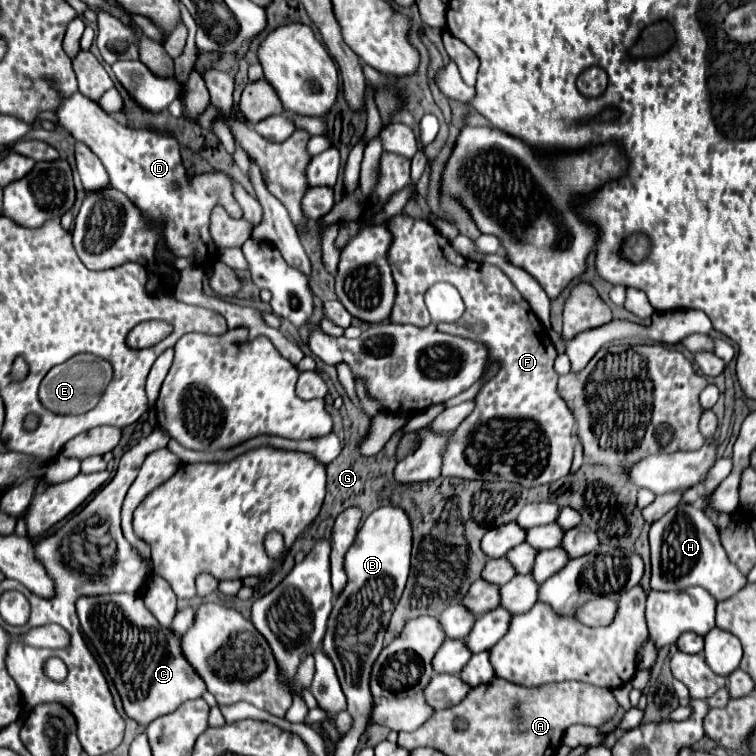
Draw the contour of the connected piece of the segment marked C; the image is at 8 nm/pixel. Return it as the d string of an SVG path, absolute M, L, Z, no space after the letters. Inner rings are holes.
M81 596L75 606L83 632L97 648L121 694L127 716L135 718L139 724L147 726L155 718L179 708L185 700L201 698L207 692L205 682L183 656L181 638L157 622L157 618L145 608L141 596Z

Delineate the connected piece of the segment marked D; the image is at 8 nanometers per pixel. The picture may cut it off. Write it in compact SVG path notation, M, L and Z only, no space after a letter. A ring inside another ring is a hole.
M81 92L63 98L55 114L61 128L65 128L75 140L87 144L97 154L115 188L127 194L129 200L135 202L141 212L145 212L145 216L165 220L163 238L175 256L189 256L197 252L199 264L209 264L215 260L215 244L209 236L211 206L221 204L225 210L229 210L231 218L243 216L223 172L189 178L181 160L179 142L175 138L121 126L107 112L103 112L97 102L87 100Z

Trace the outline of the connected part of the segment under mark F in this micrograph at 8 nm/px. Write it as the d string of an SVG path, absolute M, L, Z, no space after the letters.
M397 214L393 222L389 222L389 228L393 234L393 244L389 248L389 264L397 284L397 298L391 310L391 322L427 326L431 318L425 308L423 294L435 282L449 282L459 290L465 302L465 314L457 322L437 324L437 328L447 334L467 336L473 340L485 342L489 348L489 360L501 362L501 370L497 372L497 376L491 378L475 396L475 402L477 402L475 410L471 412L467 420L463 420L463 424L459 424L453 438L449 440L449 446L443 454L441 476L455 476L465 480L487 480L487 482L517 482L525 488L541 486L541 484L563 478L571 470L571 460L573 460L571 432L575 428L575 418L573 418L573 412L567 408L565 400L557 392L559 374L553 368L557 350L547 336L547 330L541 326L541 322L537 320L537 316L525 302L525 298L519 294L513 282L499 268L489 264L477 264L461 256L449 244L449 240L443 234L439 234L431 224Z

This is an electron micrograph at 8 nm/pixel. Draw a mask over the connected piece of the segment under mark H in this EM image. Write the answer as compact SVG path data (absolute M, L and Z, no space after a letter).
M679 502L679 506L671 508L659 520L651 524L649 530L651 542L651 588L663 592L679 592L691 586L705 588L717 602L735 596L745 584L745 576L735 572L735 566L727 560L725 550L721 546L719 530L705 516L699 504Z

